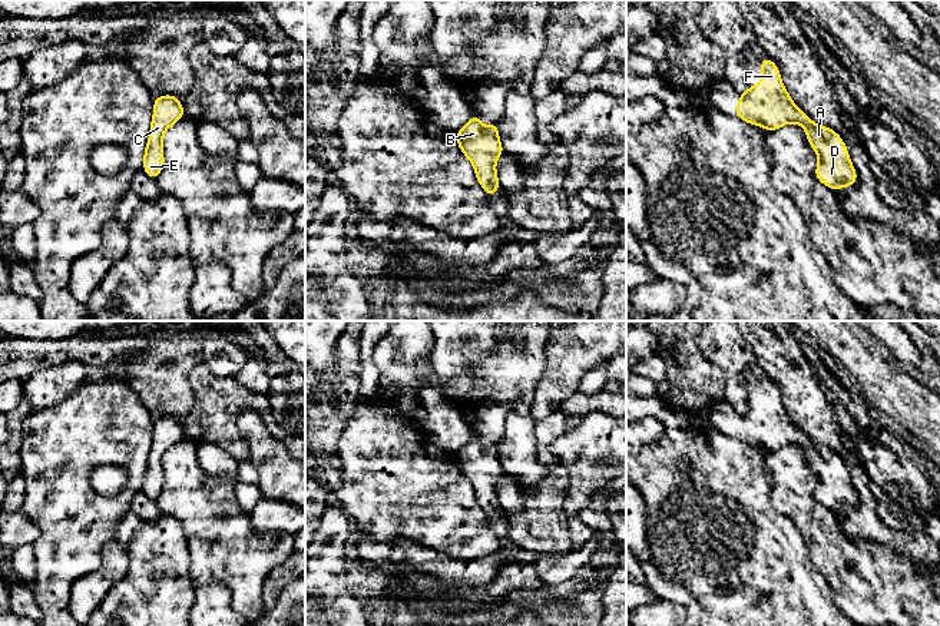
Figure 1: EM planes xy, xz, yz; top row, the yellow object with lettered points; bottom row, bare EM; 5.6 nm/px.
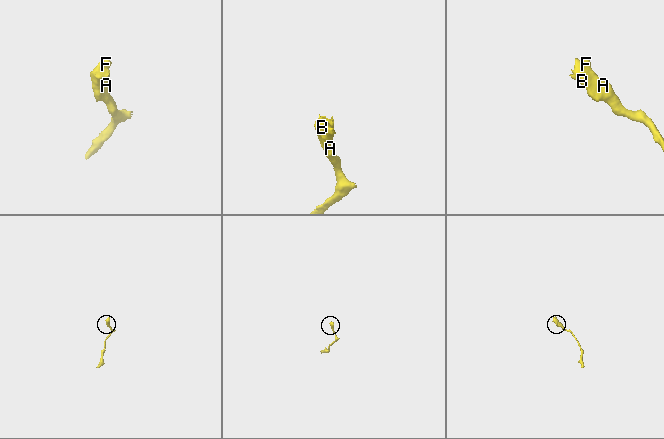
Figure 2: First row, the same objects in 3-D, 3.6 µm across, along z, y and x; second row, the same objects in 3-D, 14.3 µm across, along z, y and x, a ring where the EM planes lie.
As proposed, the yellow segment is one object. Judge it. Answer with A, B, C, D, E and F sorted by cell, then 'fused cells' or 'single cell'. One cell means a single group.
A B C D E F; single cell

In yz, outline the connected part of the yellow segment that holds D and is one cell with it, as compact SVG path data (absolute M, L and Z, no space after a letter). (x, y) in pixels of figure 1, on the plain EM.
M769 378L761 381L761 405L751 405L745 414L739 414L735 433L738 440L767 453L798 444L818 477L815 499L833 511L857 504L857 491L841 457L800 431L782 405L778 387Z

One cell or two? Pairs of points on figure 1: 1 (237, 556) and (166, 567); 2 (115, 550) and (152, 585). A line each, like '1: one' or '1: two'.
1: two
2: two

